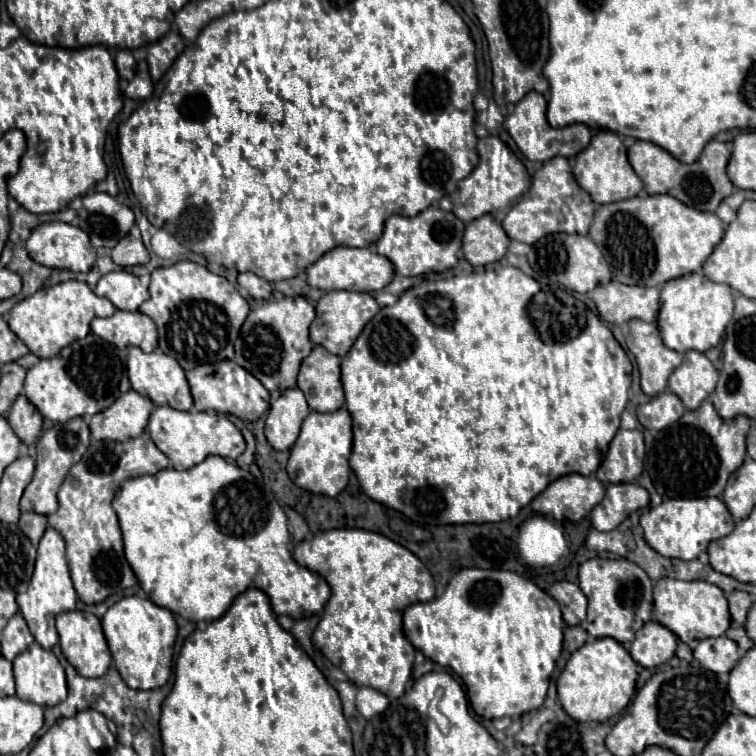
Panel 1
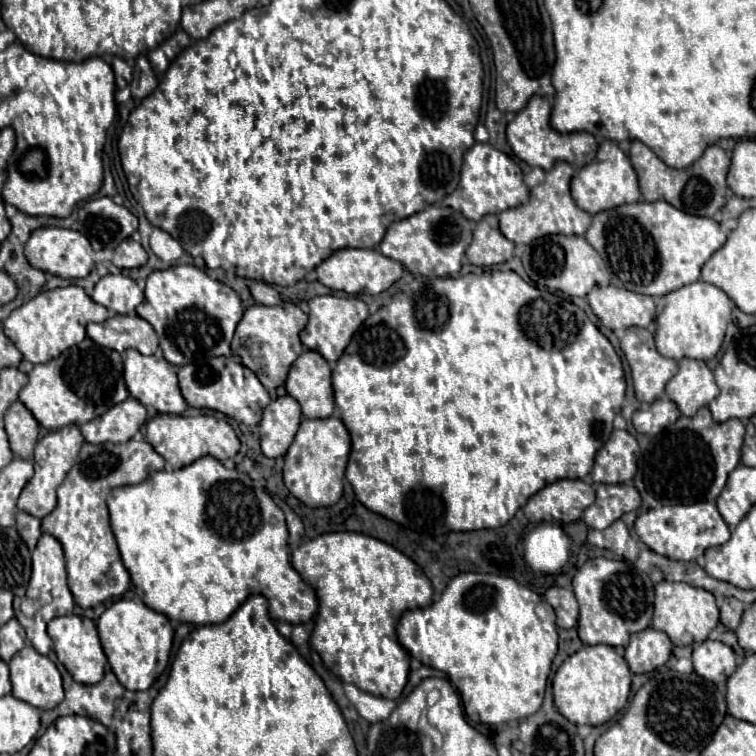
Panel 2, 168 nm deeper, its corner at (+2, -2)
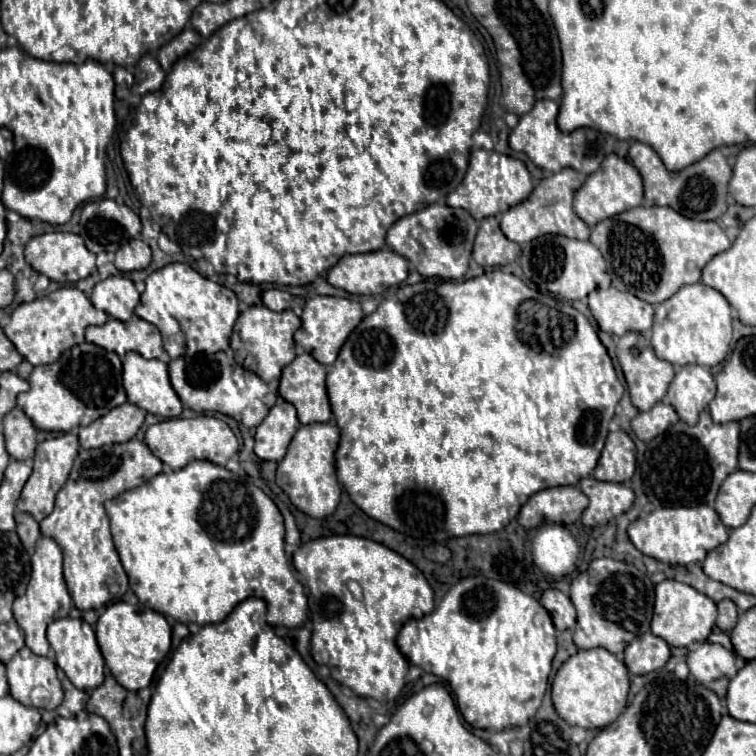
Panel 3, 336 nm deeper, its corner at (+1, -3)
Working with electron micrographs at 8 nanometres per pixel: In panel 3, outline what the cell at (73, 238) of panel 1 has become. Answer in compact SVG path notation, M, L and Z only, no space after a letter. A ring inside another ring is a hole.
M50 232L50 234L40 234L34 236L24 250L26 262L40 274L48 276L54 282L68 284L68 282L78 282L86 276L90 276L96 270L96 256L86 248L84 240L78 234L72 232Z

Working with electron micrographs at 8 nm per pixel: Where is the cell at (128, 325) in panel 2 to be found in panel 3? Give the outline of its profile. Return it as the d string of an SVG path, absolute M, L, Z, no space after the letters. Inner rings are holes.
M132 316L128 322L112 318L102 326L88 326L86 338L96 346L116 352L118 356L124 356L130 350L144 358L160 358L164 354L158 328L138 316Z

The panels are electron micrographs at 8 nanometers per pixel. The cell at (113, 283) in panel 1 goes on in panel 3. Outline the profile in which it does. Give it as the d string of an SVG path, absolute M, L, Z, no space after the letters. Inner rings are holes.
M110 276L94 286L90 300L96 308L104 310L112 318L126 322L134 314L134 308L140 302L140 294L130 278Z

